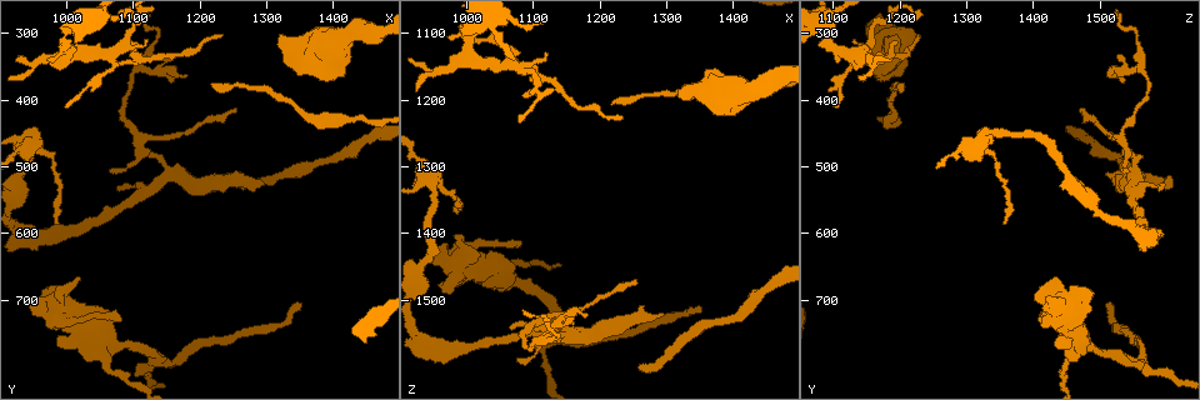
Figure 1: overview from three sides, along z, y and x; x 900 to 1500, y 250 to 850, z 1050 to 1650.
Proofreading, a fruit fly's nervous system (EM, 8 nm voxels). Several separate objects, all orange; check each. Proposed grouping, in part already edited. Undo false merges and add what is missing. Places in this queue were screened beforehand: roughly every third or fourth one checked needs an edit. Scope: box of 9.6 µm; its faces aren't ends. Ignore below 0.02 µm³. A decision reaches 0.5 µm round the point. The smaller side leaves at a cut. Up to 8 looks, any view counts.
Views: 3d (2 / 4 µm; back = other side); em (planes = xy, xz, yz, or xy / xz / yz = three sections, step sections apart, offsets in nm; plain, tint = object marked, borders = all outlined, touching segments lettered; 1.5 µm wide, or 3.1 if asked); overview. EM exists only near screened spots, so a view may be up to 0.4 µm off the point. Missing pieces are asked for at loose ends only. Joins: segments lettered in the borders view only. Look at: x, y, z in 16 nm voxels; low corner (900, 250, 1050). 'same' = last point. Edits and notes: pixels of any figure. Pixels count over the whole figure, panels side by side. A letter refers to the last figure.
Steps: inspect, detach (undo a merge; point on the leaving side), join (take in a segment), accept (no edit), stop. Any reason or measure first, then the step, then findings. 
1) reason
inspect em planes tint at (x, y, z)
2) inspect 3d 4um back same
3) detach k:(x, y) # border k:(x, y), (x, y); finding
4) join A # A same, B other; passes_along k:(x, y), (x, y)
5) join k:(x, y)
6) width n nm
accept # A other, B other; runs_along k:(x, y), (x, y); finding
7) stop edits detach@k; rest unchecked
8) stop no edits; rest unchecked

branch stops here
inspect em planes borders at (1220, 375, 1205)

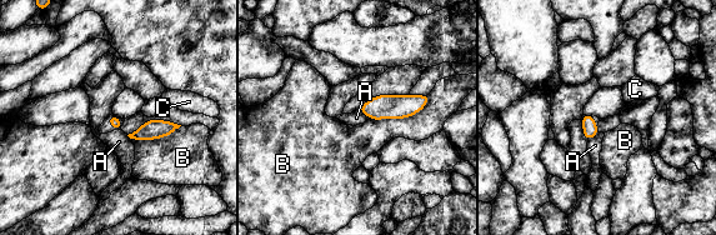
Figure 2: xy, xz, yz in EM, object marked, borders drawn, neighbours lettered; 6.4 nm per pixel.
accept # A other, B other, C other; border 2:(358, 110), (369, 118); none of them fits

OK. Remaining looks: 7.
thin end
inspect 3d 4um at (1255, 415, 1470)

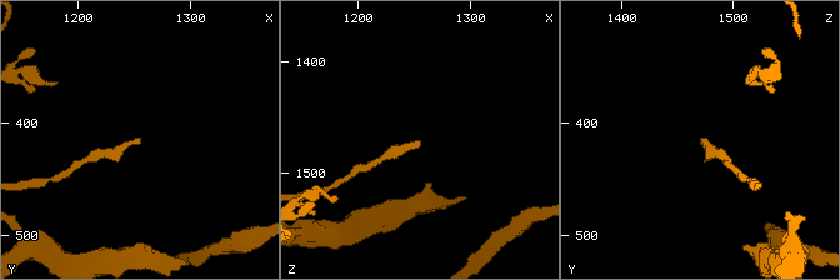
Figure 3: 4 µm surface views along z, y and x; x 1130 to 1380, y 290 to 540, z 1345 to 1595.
shape alone is not enough
inspect em planes borders at (1258, 414, 1472)

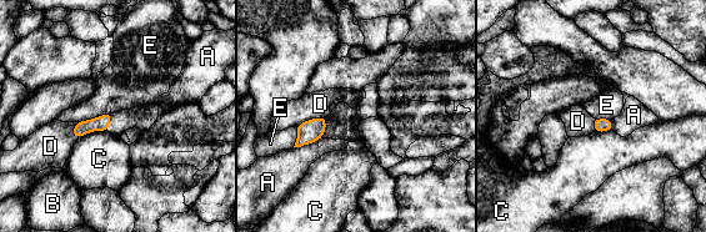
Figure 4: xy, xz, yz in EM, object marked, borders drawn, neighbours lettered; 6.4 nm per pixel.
longest_contact E 220 nm
accept # A other, B other, C other, D other, E other; border 4:(110, 112), (78, 122); none of them fits

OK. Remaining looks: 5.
free end
inspect em planes borders at (1295, 525, 1525)

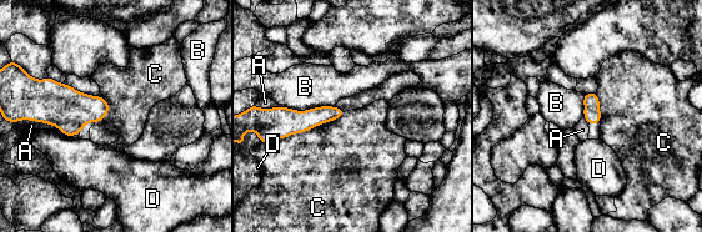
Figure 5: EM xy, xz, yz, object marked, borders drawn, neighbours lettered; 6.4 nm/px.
join A # A same, B other, C other, D other; passes_along 5:(19, 96), (45, 122), (31, 125); the neuron continues

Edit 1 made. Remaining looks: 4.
stop edits join@5; rest unchecked

